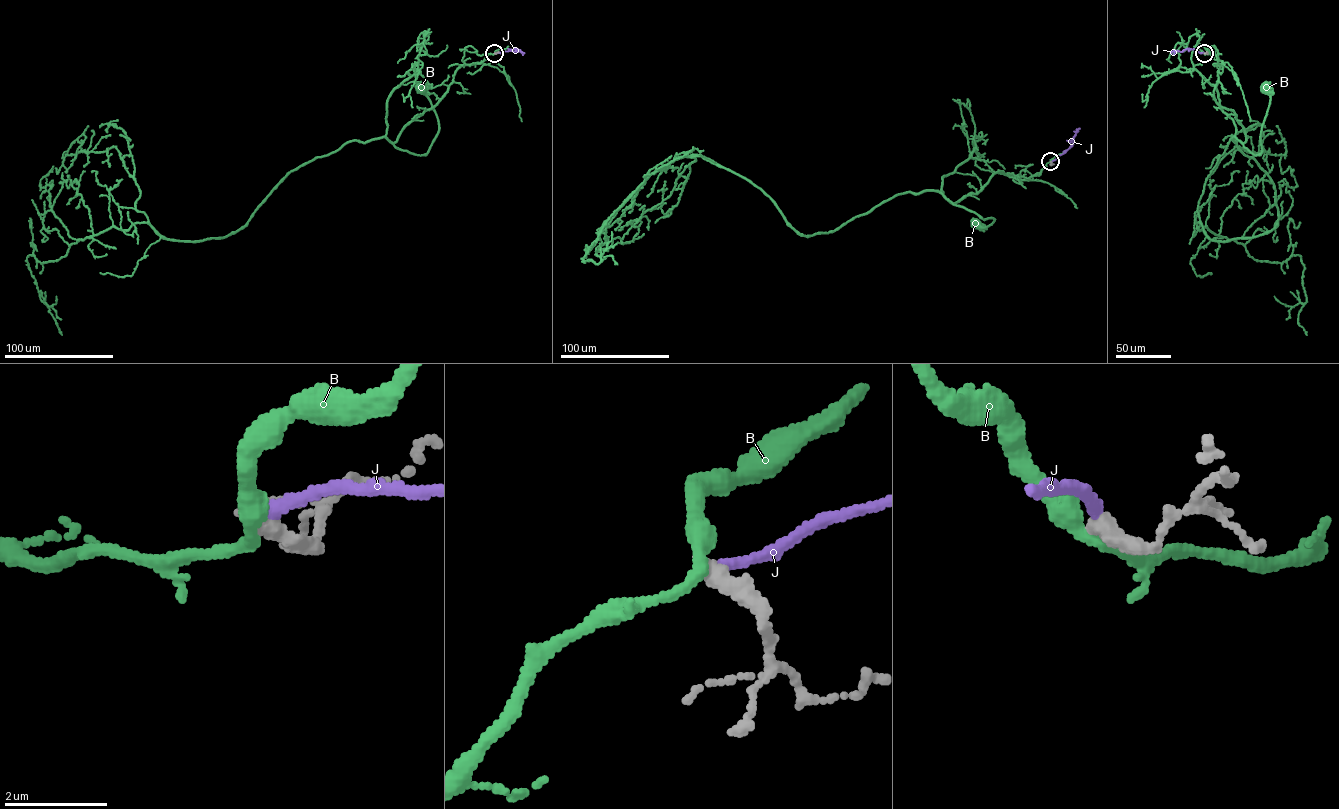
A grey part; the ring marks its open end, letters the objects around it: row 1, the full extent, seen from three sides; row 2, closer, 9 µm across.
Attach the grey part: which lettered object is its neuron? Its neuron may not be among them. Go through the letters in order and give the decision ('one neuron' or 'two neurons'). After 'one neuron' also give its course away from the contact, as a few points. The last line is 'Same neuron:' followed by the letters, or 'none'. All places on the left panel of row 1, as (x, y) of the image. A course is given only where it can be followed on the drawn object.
B: two neurons
J: two neurons
Same neuron: none

